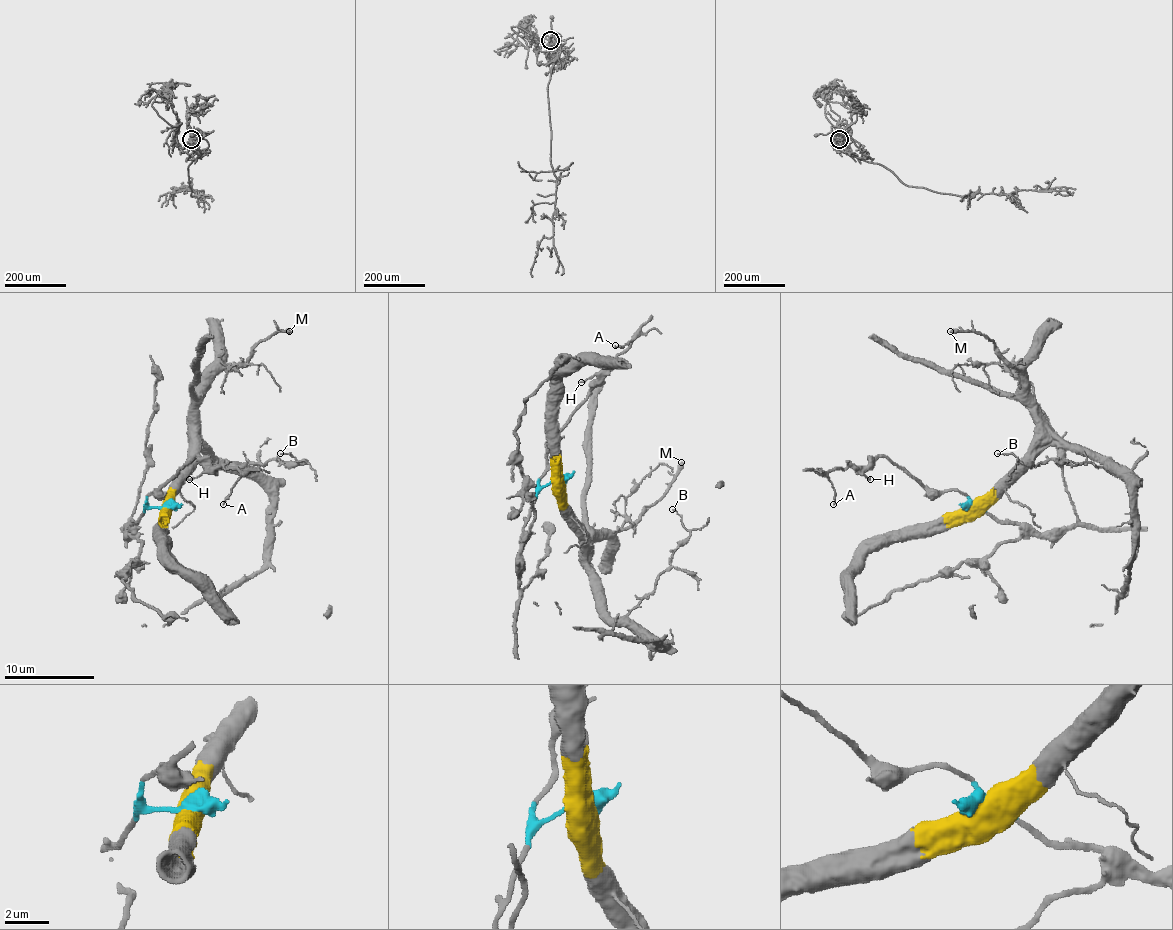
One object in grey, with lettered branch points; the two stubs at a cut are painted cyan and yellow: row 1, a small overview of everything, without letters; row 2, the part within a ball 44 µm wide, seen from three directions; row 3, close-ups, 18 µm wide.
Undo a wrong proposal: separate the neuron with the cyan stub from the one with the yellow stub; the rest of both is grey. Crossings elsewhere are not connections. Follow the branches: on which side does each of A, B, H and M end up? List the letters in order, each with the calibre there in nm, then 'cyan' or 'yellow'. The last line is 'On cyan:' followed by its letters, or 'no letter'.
A: calibre 140 nm; cyan
B: calibre 100 nm; yellow
H: calibre 130 nm; cyan
M: calibre 320 nm; yellow
On cyan: A, H

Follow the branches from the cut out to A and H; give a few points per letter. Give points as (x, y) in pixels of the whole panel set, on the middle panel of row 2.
A: (558, 482), (540, 484), (546, 468), (546, 441), (632, 339), (623, 346), (614, 346)
H: (558, 482), (540, 484), (546, 468), (546, 441), (587, 396), (596, 378), (592, 375), (580, 382)

